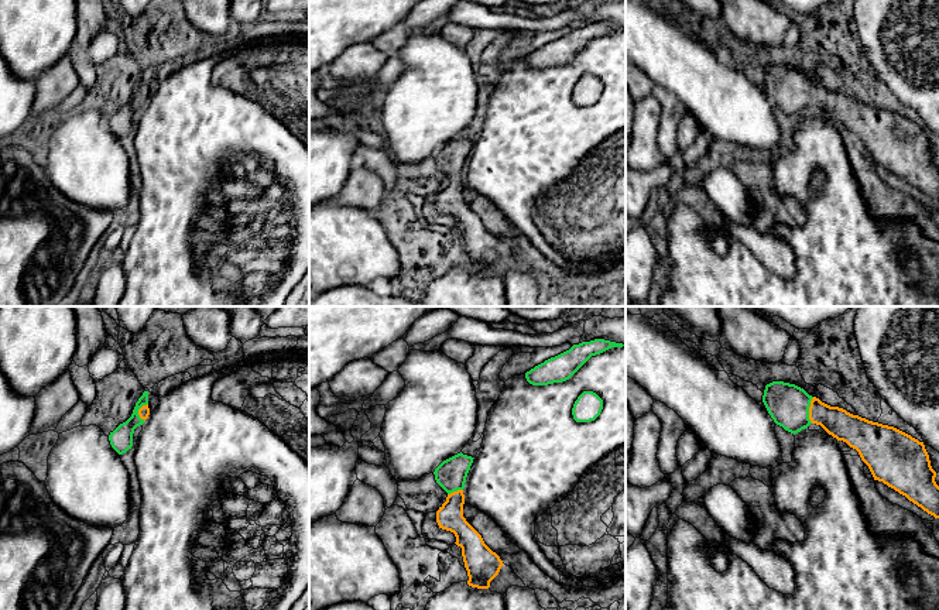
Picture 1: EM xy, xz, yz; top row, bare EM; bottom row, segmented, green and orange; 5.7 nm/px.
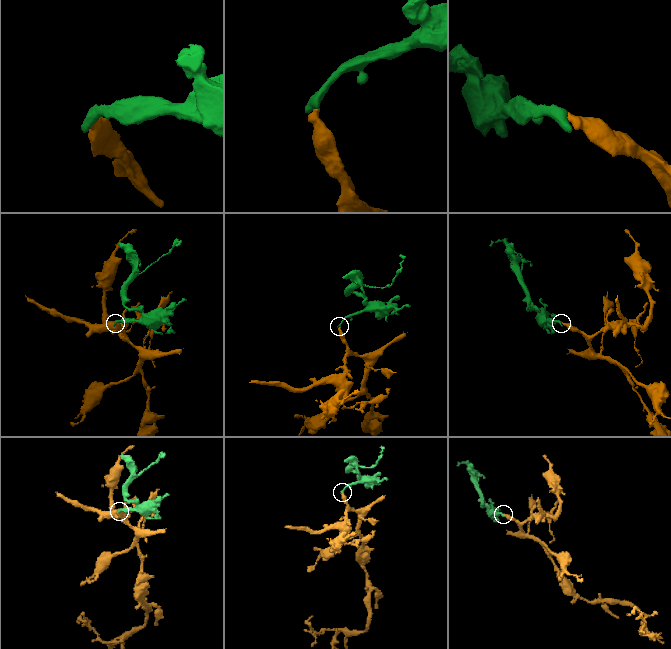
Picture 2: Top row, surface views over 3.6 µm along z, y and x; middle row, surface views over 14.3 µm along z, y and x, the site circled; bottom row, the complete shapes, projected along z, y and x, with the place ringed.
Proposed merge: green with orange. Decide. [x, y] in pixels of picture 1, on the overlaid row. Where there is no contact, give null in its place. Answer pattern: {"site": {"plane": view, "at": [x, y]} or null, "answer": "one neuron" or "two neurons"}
{"site": {"plane": "yz", "at": [808, 410]}, "answer": "one neuron"}

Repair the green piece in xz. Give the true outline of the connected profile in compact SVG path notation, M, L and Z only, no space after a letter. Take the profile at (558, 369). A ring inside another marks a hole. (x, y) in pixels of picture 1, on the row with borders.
M594 339L573 345L569 350L545 360L525 373L532 385L548 385L569 380L592 356L600 354L611 347L626 345L604 339Z

